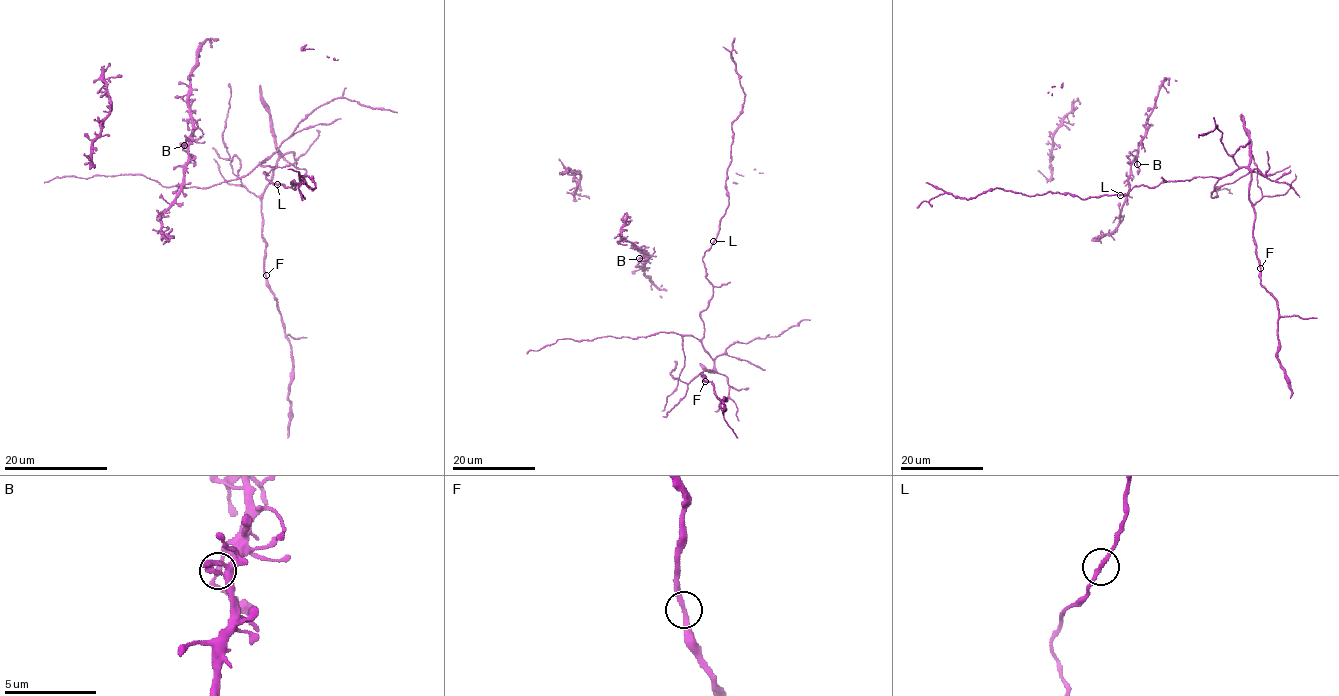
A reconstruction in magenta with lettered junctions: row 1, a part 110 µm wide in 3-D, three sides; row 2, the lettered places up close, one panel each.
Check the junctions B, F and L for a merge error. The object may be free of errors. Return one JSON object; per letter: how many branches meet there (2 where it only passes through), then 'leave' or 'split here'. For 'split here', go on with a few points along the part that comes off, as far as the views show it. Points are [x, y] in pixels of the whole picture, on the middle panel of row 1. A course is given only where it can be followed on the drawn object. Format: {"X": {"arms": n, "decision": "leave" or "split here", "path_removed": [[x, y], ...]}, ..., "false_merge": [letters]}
{"B": {"arms": 2, "decision": "leave"}, "F": {"arms": 2, "decision": "leave"}, "L": {"arms": 2, "decision": "leave"}, "false_merge": []}

